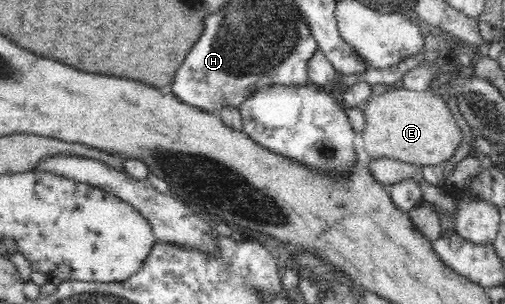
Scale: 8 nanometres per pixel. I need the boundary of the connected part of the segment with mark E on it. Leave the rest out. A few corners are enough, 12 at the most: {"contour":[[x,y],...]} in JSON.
{"contour":[[391,89],[362,108],[371,159],[448,162],[463,131],[431,90]]}

